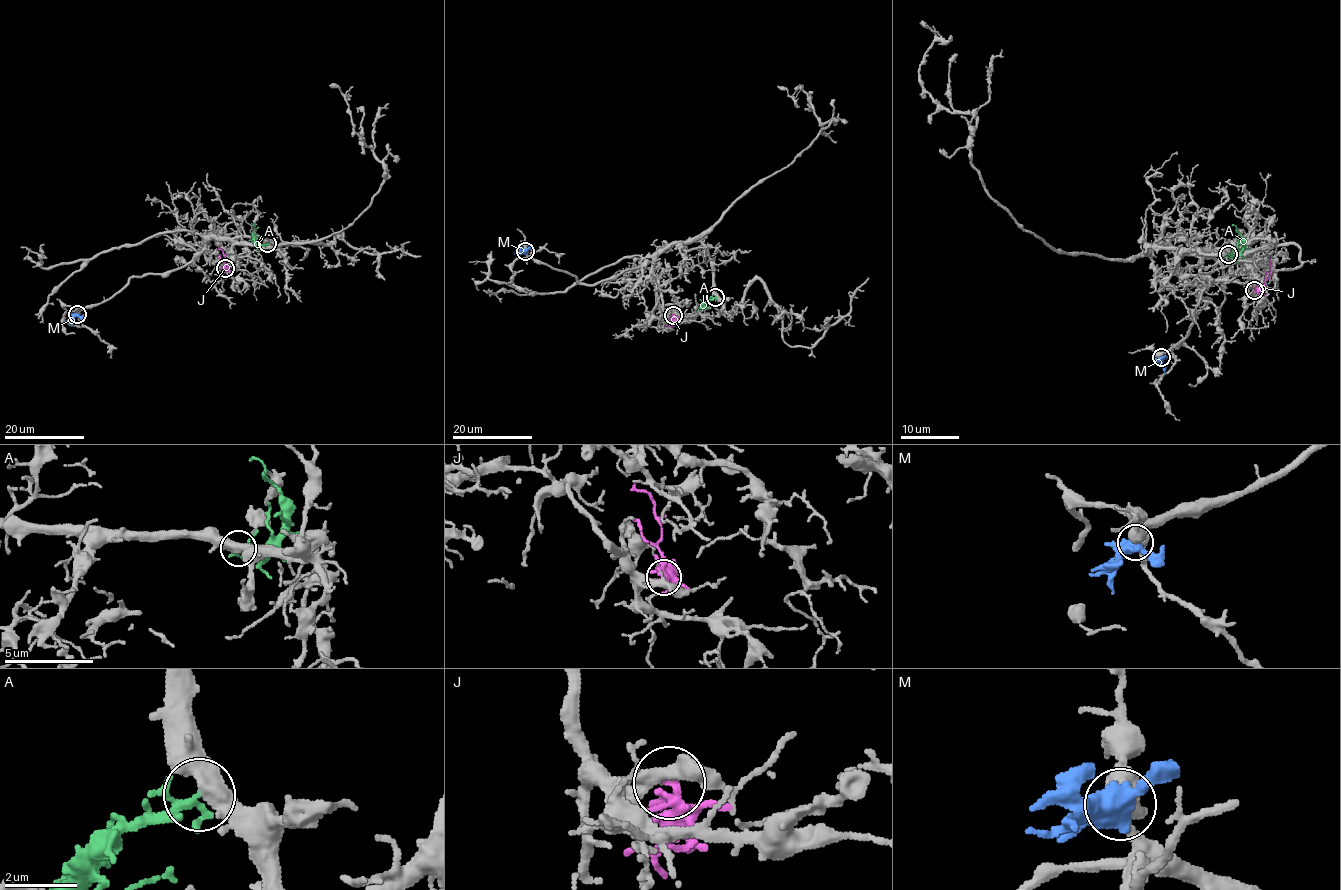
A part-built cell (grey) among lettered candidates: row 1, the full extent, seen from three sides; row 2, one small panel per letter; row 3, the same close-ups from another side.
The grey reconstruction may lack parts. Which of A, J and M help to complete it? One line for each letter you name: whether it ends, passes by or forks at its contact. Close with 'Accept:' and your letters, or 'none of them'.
A: It forks there
Accept: A

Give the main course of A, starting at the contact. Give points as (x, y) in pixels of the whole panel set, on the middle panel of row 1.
A: (715, 297), (707, 299), (701, 307), (699, 299)

